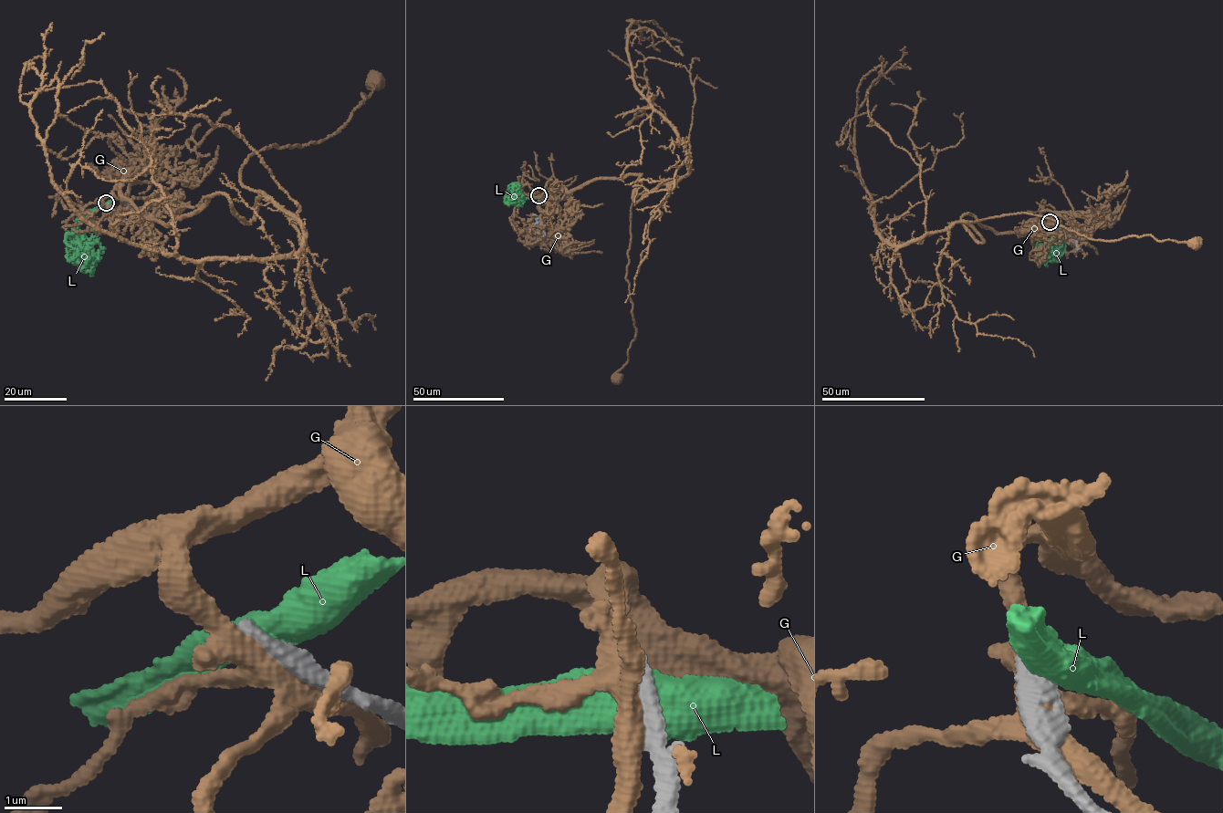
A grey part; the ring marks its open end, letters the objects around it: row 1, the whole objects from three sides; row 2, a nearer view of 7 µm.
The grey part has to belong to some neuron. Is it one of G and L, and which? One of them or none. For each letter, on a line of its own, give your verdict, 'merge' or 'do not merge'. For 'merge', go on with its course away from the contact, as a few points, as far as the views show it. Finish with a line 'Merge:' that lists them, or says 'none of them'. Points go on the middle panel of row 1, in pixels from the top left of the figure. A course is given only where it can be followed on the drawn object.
G: do not merge
L: do not merge
Merge: none of them

